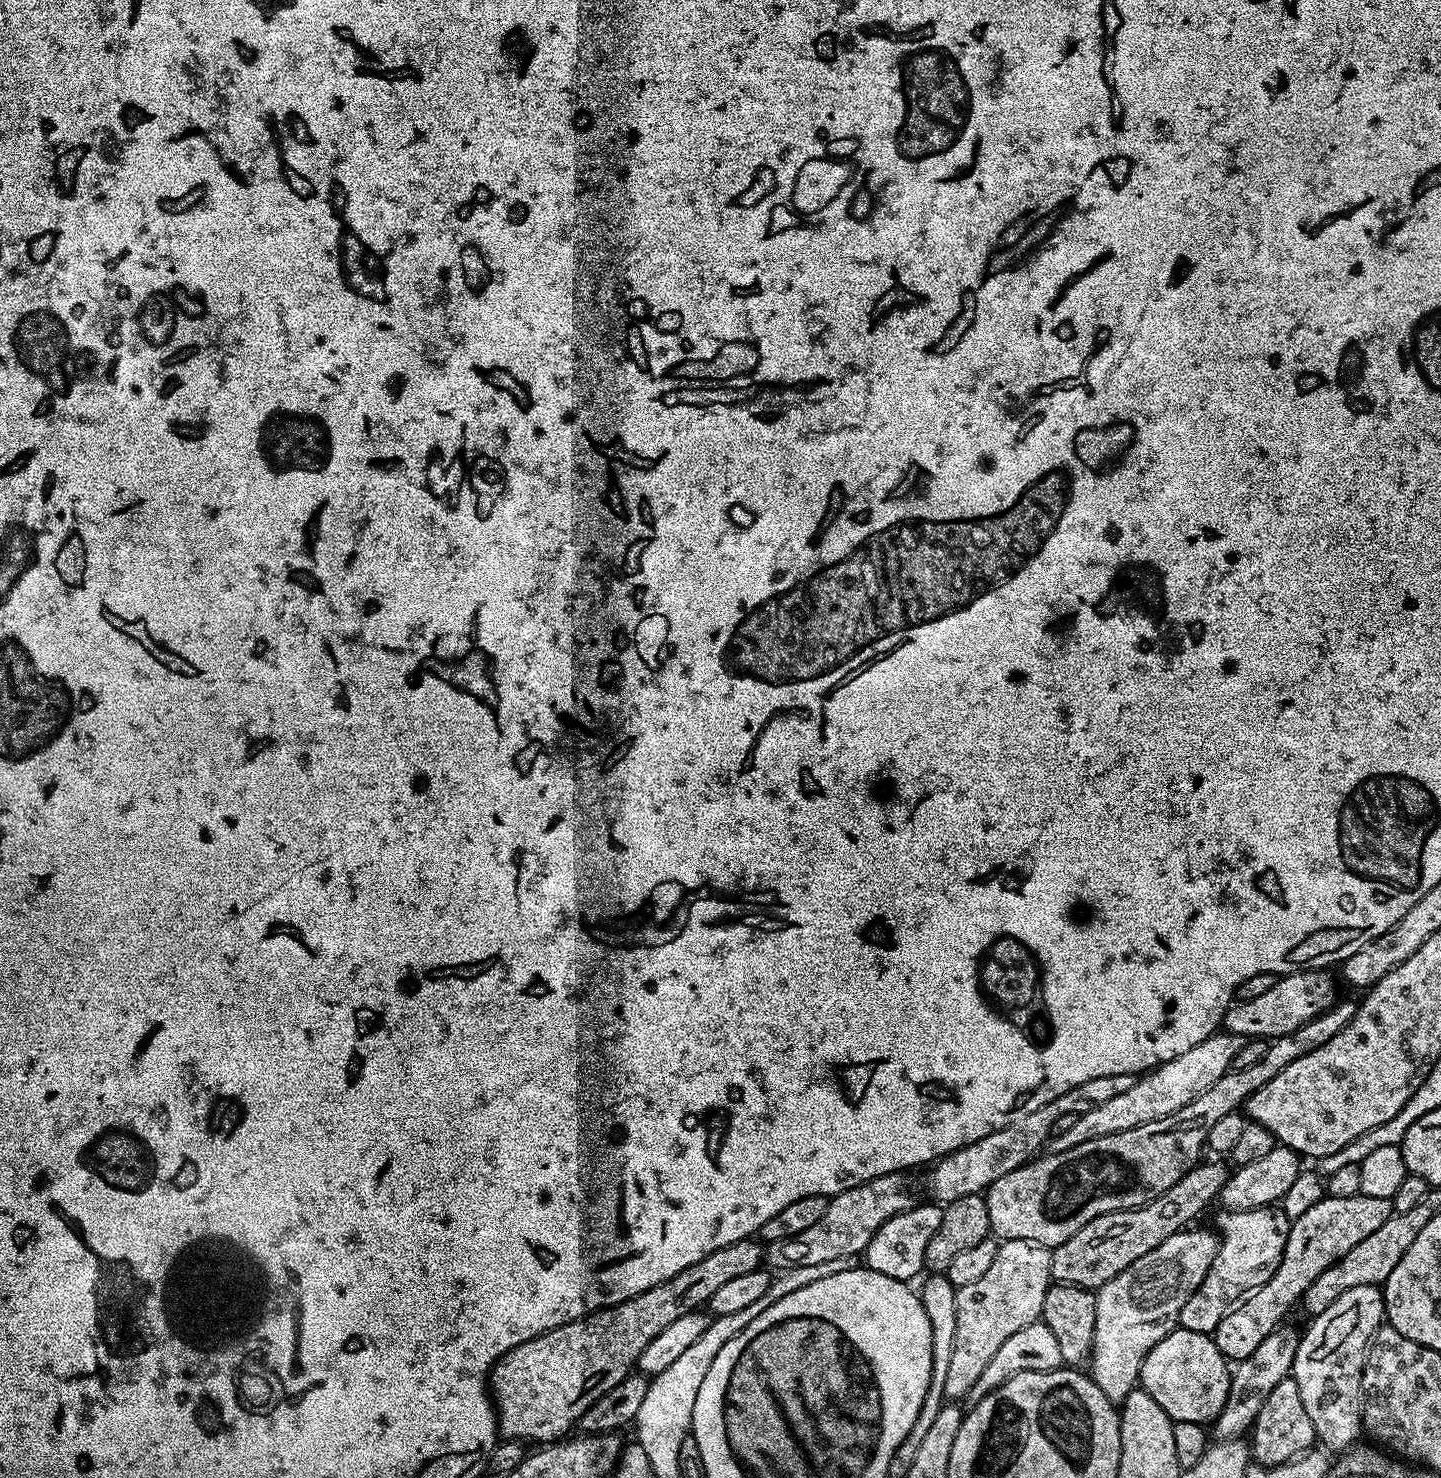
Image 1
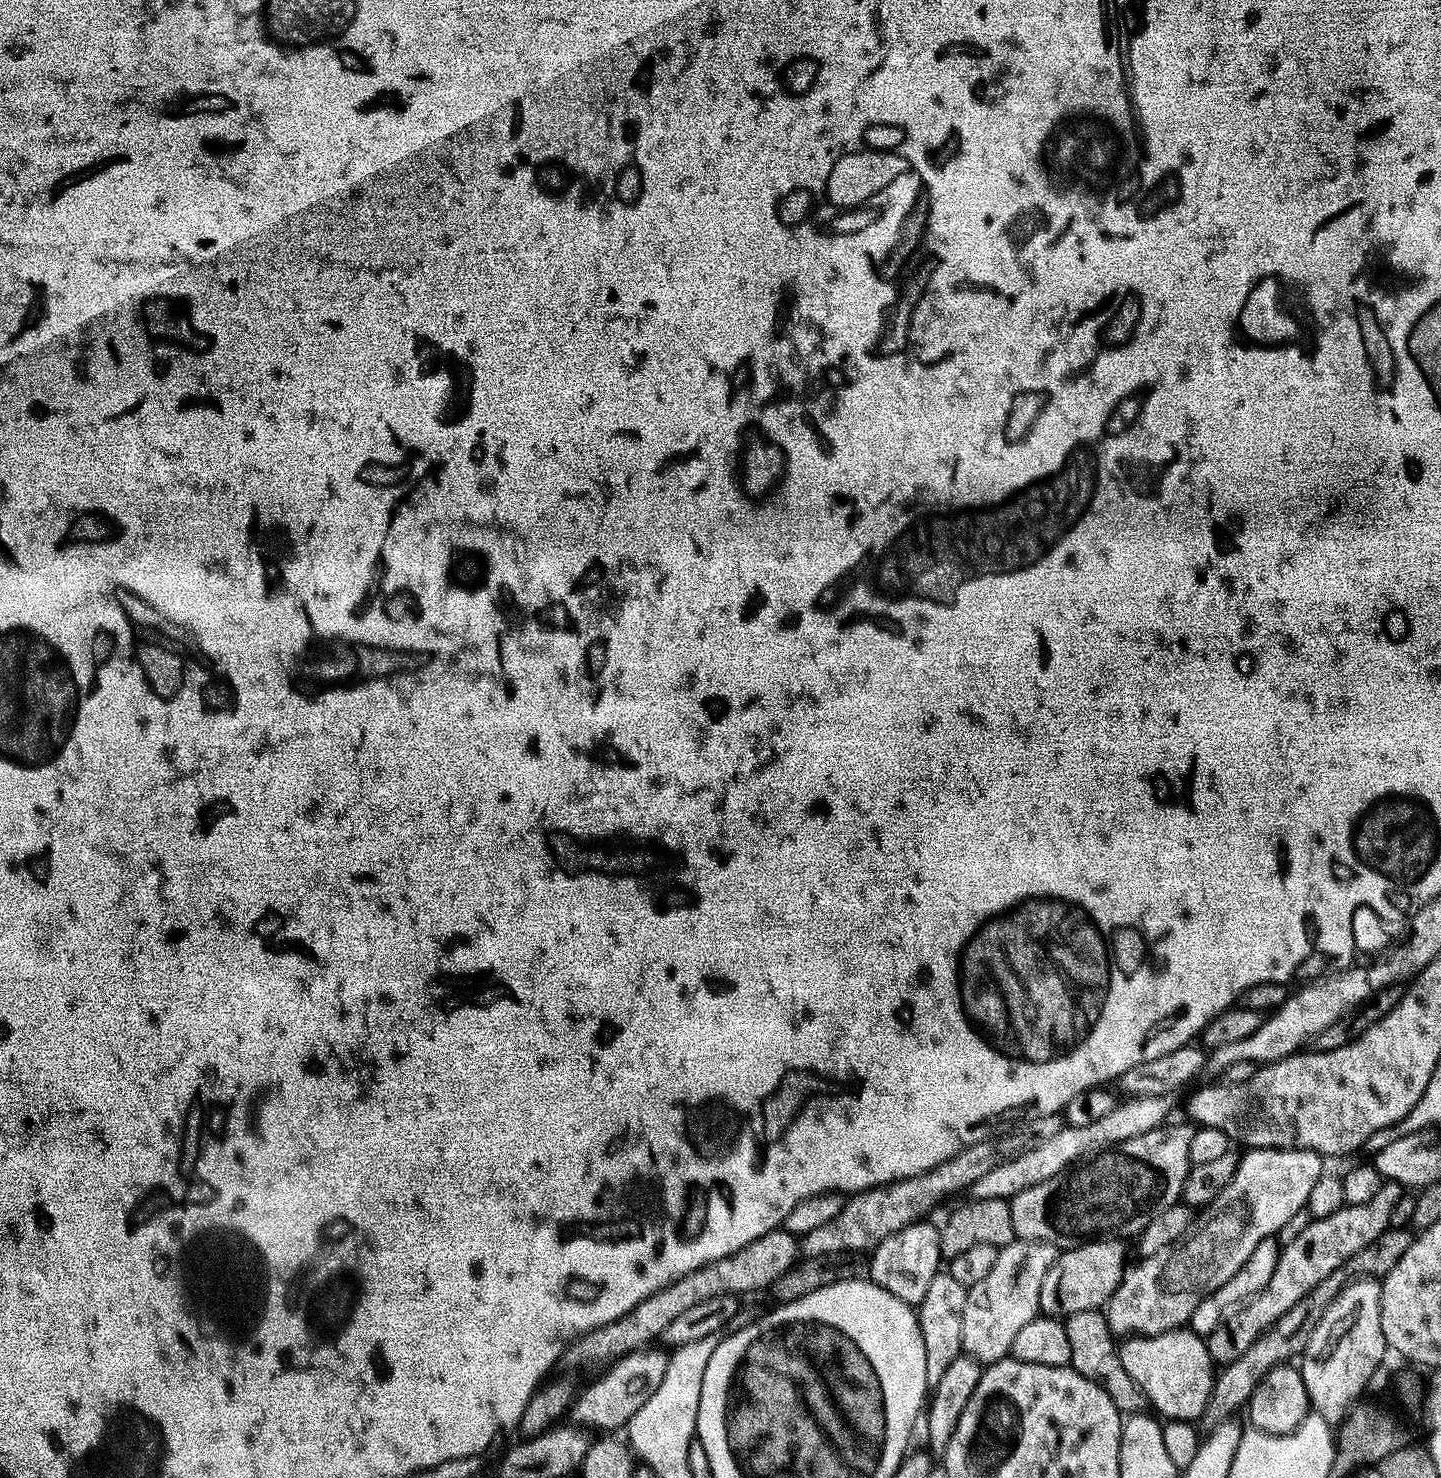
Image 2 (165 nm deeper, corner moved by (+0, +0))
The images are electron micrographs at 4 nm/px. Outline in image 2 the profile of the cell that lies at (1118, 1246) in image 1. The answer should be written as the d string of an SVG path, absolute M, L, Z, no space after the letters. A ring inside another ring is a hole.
M1118 1238L1092 1240L1090 1243L1061 1251L1054 1266L1046 1272L1046 1277L1042 1280L1039 1295L1041 1313L1067 1318L1079 1311L1105 1307L1126 1271L1126 1248L1123 1244L1125 1243Z

